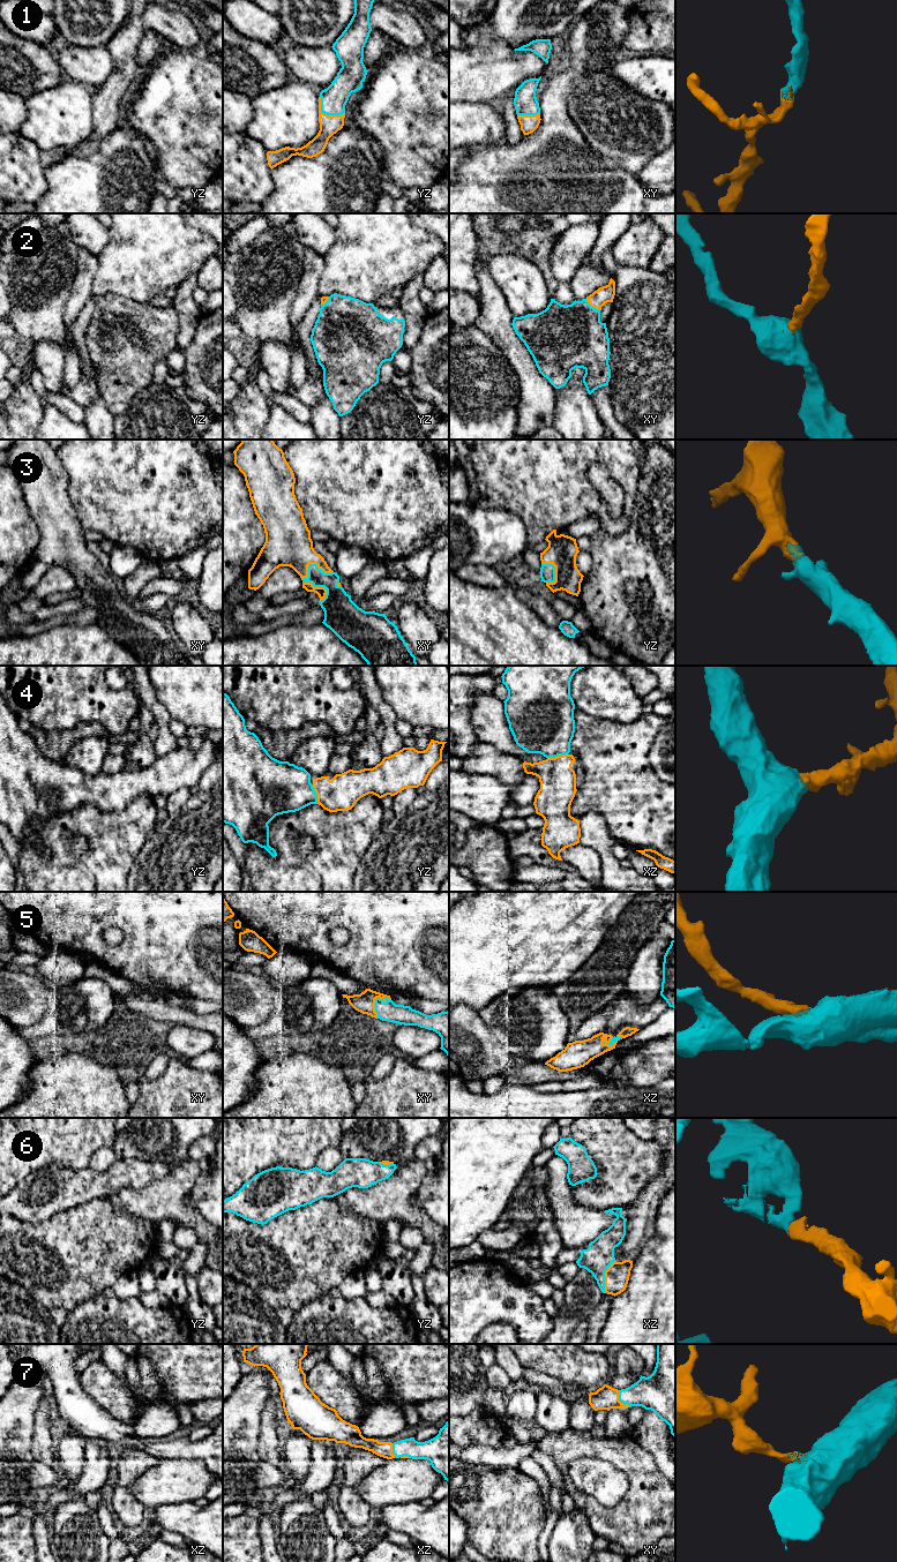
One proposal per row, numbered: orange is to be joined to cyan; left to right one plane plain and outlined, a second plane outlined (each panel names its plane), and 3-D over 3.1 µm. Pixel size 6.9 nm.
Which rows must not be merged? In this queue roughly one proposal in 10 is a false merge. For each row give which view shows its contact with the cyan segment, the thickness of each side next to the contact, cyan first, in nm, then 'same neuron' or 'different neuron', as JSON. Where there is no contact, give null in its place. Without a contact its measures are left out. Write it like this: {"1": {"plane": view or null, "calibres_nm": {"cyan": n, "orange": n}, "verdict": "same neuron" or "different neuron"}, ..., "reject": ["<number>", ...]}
{"1": {"plane": "yz", "calibres_nm": {"cyan": 180, "orange": 140}, "verdict": "same neuron"}, "2": {"plane": "xy", "calibres_nm": {"cyan": 440, "orange": 120}, "verdict": "same neuron"}, "3": {"plane": "xy", "calibres_nm": {"cyan": 110, "orange": 320}, "verdict": "same neuron"}, "4": {"plane": "xz", "calibres_nm": {"cyan": 420, "orange": 260}, "verdict": "same neuron"}, "5": {"plane": "xy", "calibres_nm": {"cyan": 140, "orange": 140}, "verdict": "same neuron"}, "6": {"plane": "xz", "calibres_nm": {"cyan": 200, "orange": 170}, "verdict": "same neuron"}, "7": {"plane": "xy", "calibres_nm": {"cyan": 240, "orange": 160}, "verdict": "same neuron"}, "reject": []}

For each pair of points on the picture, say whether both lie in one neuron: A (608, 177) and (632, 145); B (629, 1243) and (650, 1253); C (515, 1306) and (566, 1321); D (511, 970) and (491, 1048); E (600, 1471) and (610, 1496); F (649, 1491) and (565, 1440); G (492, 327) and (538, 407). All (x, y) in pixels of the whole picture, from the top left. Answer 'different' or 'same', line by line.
A: different
B: different
C: different
D: different
E: same
F: same
G: same

